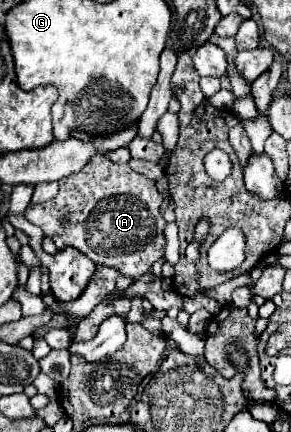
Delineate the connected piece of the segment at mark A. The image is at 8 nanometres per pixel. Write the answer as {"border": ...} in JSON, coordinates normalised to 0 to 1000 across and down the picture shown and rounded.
{"border":[[[326,359],[292,377],[292,387],[271,400],[251,400],[203,419],[203,447],[175,465],[107,475],[86,488],[86,502],[148,530],[162,549],[175,549],[196,567],[196,576],[216,572],[258,572],[278,586],[292,586],[320,609],[333,613],[375,613],[423,632],[430,641],[450,641],[457,650],[485,646],[485,637],[505,637],[519,613],[546,604],[567,590],[567,525],[574,512],[546,493],[553,479],[553,447],[540,442],[533,424],[512,419],[498,405],[478,405],[450,396],[443,382],[395,382],[354,359]]]}

